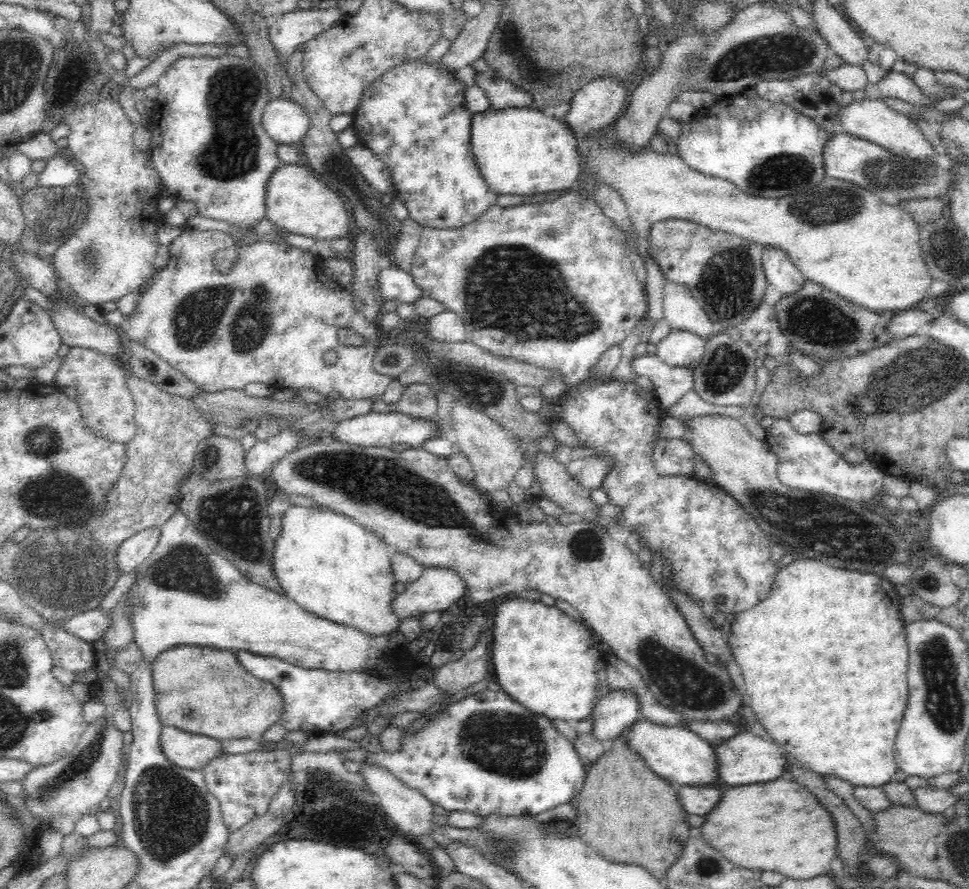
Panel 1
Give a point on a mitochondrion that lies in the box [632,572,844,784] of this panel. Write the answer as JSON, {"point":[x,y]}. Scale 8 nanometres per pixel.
{"point":[681,682]}

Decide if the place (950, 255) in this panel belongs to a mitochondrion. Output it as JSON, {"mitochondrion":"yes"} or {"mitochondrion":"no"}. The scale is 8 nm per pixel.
{"mitochondrion":"yes"}

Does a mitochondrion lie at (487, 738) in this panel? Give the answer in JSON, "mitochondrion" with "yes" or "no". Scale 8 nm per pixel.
{"mitochondrion":"yes"}

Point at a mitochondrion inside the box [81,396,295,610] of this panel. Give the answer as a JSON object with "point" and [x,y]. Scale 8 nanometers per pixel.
{"point":[230,519]}

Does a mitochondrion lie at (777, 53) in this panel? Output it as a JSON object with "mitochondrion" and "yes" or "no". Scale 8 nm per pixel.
{"mitochondrion":"yes"}

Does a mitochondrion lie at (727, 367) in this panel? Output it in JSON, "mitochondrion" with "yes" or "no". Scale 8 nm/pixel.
{"mitochondrion":"yes"}

